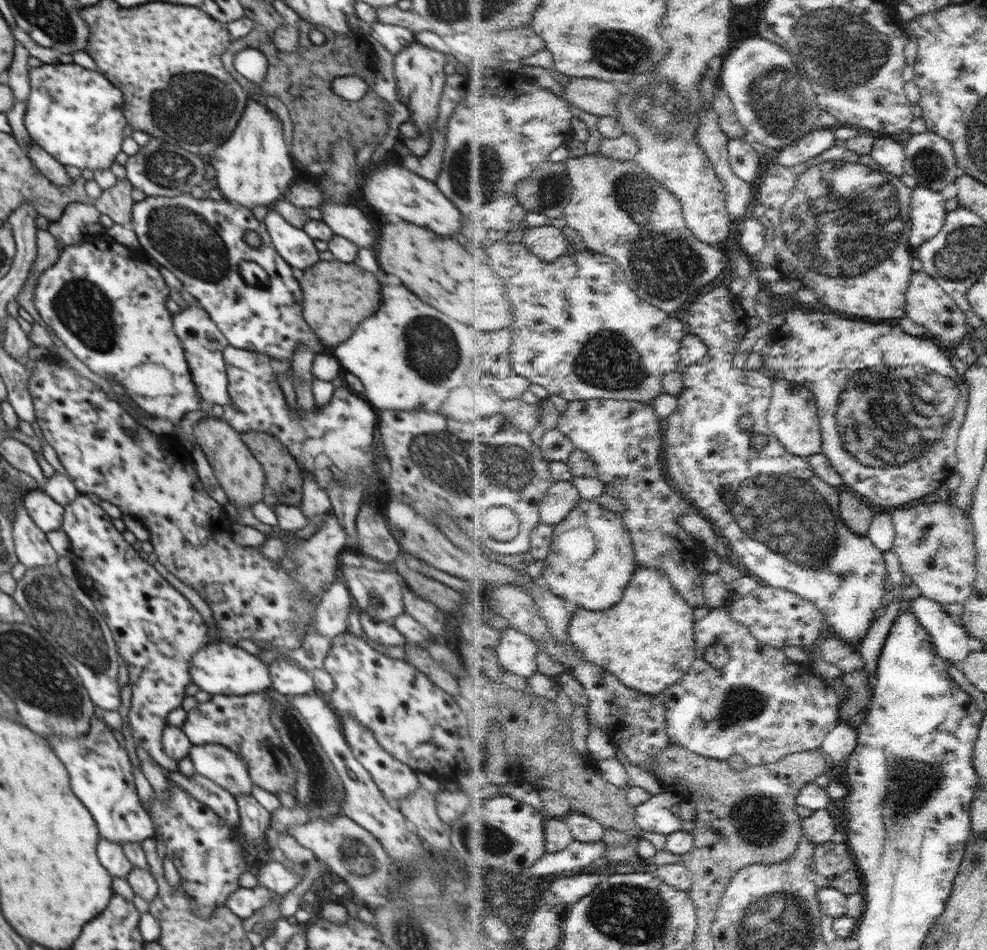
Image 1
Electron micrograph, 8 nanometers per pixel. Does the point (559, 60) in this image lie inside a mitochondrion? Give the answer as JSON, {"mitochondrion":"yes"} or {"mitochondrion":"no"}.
{"mitochondrion":"no"}

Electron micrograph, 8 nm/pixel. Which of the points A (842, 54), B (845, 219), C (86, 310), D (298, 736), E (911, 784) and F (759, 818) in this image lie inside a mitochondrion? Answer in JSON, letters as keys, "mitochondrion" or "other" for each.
{"A":"mitochondrion","B":"mitochondrion","C":"mitochondrion","D":"mitochondrion","E":"mitochondrion","F":"mitochondrion"}

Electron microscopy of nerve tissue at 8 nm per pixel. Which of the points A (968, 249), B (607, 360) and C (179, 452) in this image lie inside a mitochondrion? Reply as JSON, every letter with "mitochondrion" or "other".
{"A":"mitochondrion","B":"mitochondrion","C":"other"}

